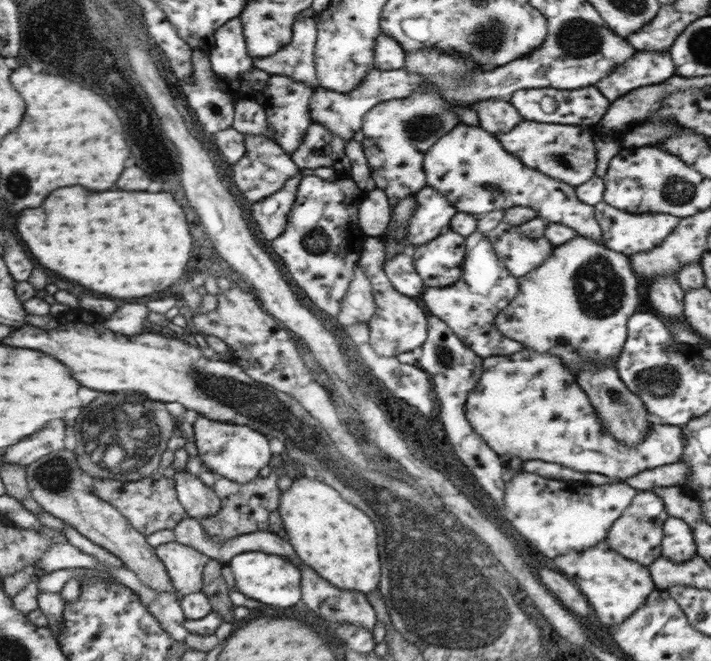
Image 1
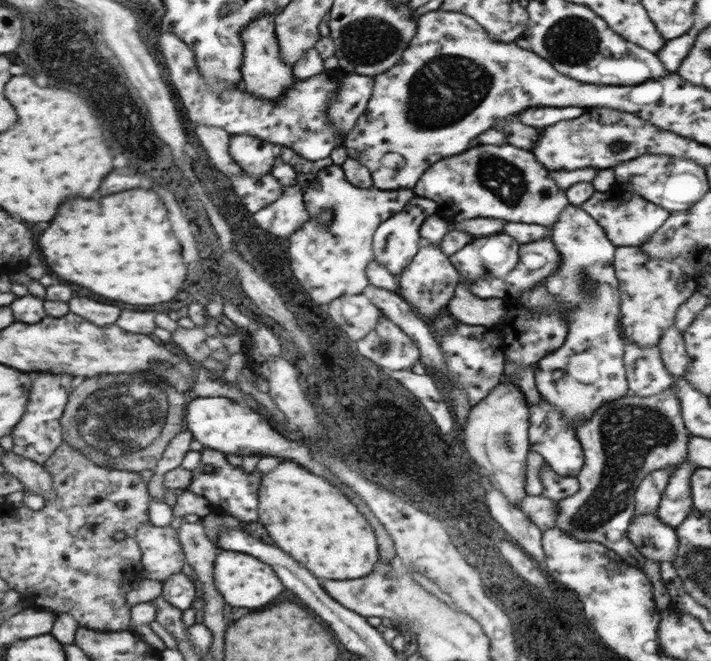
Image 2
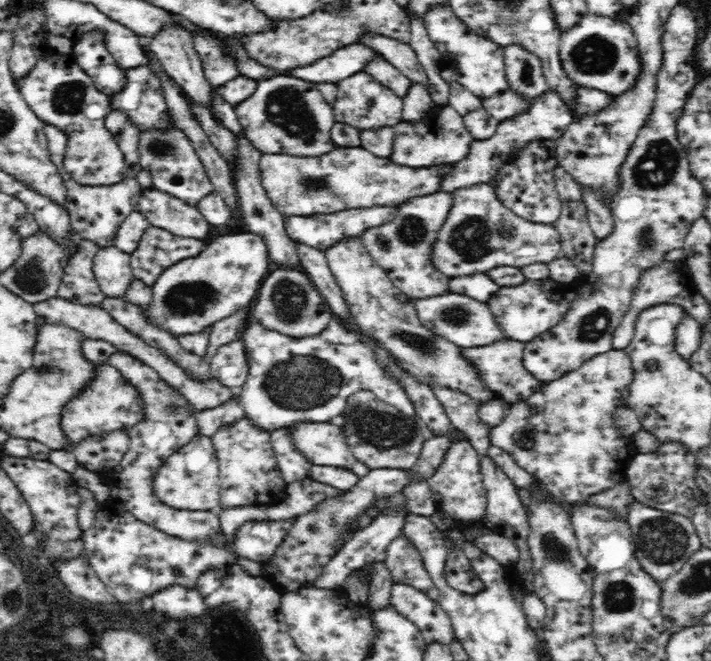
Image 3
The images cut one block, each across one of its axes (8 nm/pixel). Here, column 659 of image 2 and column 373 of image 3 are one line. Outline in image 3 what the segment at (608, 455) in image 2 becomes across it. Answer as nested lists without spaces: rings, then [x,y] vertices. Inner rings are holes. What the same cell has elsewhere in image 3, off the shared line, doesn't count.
[[[356,392],[348,398],[346,416],[340,422],[346,432],[346,444],[350,446],[352,454],[366,464],[370,470],[378,468],[398,468],[398,470],[412,470],[416,466],[424,444],[428,442],[424,428],[414,416],[406,416],[396,408],[388,406],[374,396],[374,392]]]

